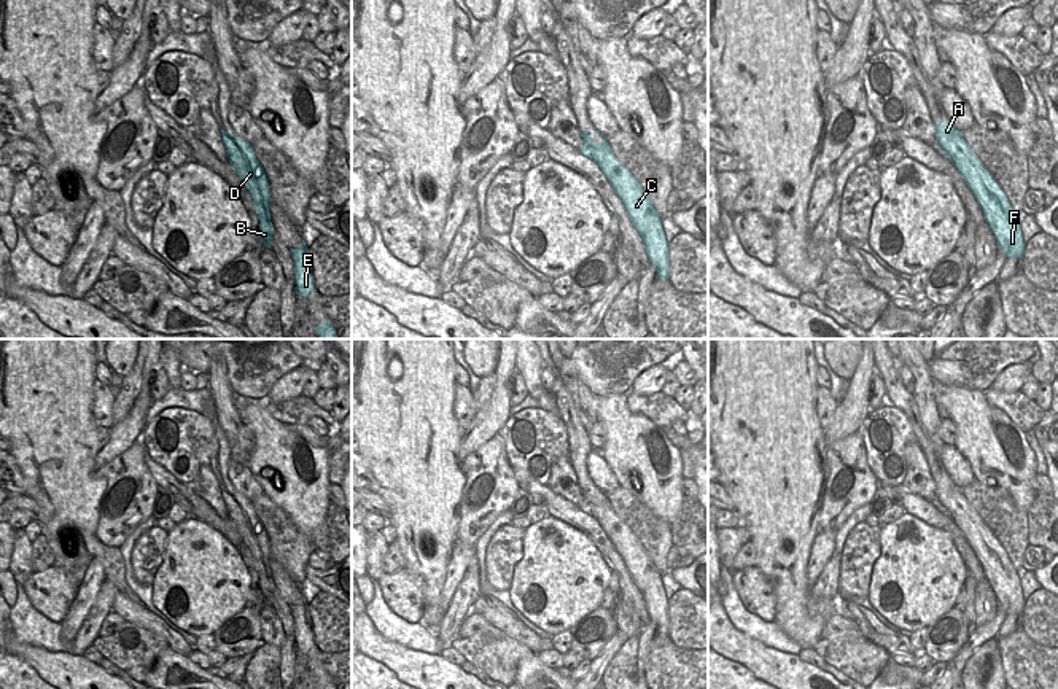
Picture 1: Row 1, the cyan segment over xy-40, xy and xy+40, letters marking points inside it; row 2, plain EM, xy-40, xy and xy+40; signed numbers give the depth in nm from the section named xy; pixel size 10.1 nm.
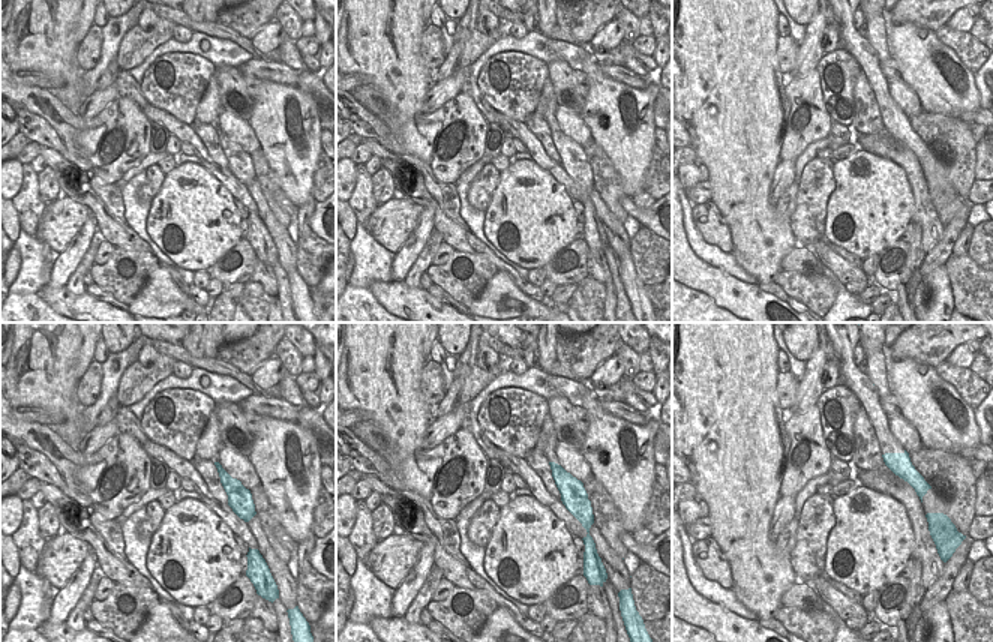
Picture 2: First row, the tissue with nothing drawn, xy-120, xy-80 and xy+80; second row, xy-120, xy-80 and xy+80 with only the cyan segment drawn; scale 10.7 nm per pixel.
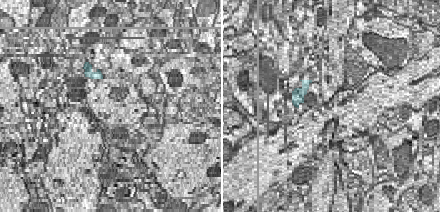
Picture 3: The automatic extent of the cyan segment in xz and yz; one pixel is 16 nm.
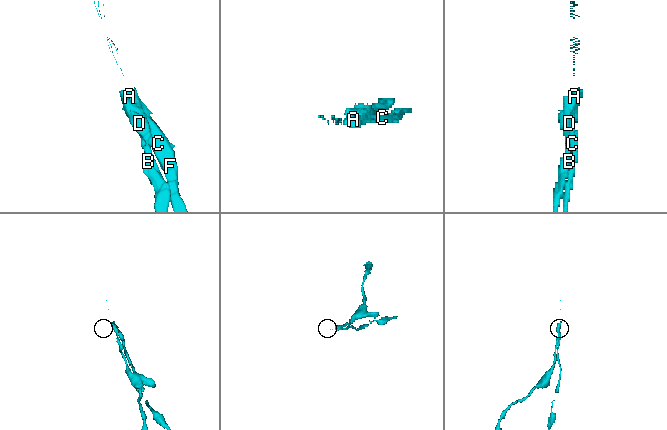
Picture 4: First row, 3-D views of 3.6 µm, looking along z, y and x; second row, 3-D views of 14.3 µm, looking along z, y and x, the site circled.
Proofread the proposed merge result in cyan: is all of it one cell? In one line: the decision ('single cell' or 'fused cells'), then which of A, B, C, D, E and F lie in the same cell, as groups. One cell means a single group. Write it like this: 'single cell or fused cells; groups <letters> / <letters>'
fused cells; groups A C E F / B D

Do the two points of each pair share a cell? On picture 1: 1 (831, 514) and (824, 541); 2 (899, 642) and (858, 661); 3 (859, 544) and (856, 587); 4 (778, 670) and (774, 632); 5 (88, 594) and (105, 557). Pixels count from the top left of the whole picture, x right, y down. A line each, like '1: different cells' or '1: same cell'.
1: different cells
2: different cells
3: same cell
4: different cells
5: different cells

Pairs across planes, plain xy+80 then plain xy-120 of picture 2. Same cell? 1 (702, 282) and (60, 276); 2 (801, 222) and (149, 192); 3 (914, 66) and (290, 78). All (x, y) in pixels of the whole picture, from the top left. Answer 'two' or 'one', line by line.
1: two
2: one
3: two

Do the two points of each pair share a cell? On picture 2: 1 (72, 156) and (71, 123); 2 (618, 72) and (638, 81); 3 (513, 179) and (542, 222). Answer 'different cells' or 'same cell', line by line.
1: same cell
2: same cell
3: same cell

